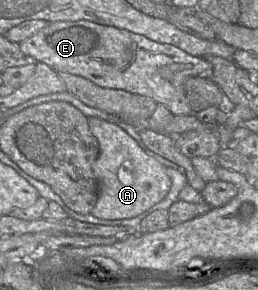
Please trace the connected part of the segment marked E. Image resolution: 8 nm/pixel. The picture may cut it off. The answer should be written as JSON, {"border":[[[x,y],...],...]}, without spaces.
{"border":[[[86,20],[49,23],[47,27],[20,42],[19,45],[24,54],[35,58],[37,62],[47,64],[57,73],[66,72],[82,76],[103,88],[119,89],[149,97],[157,104],[167,107],[173,115],[193,113],[185,92],[186,80],[190,77],[212,78],[213,74],[208,59],[191,56],[173,45],[157,43],[127,30]]]}

